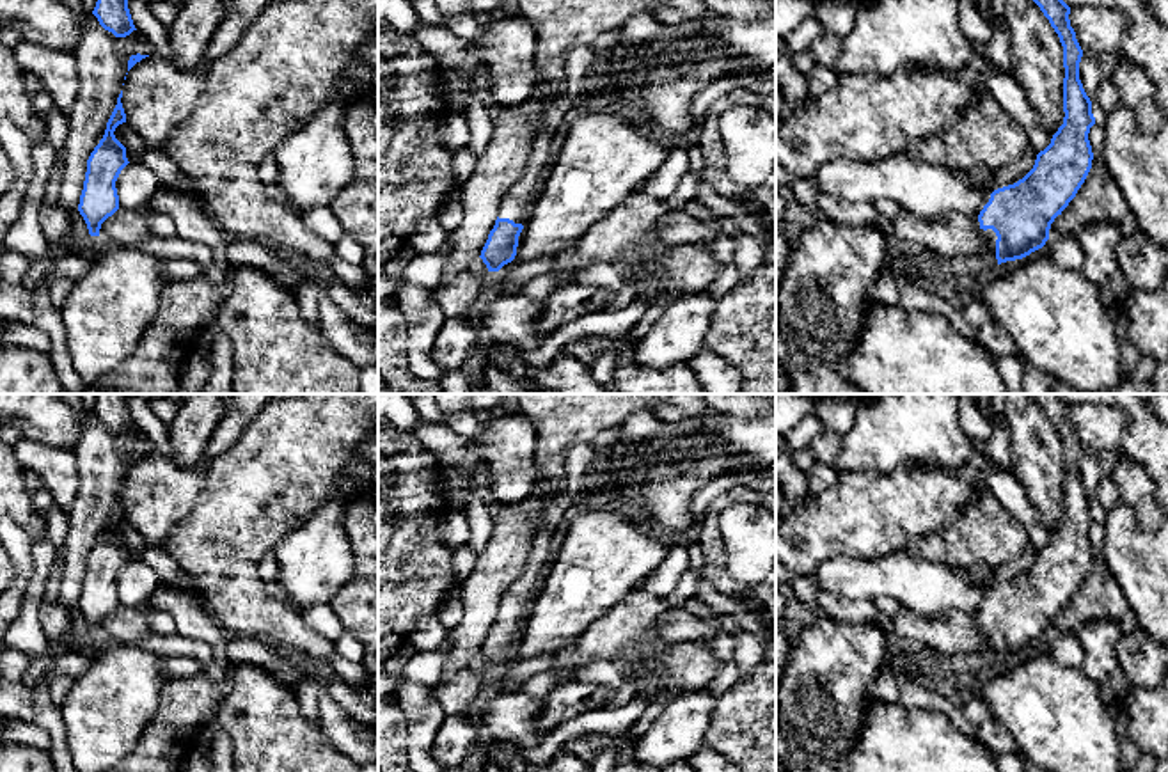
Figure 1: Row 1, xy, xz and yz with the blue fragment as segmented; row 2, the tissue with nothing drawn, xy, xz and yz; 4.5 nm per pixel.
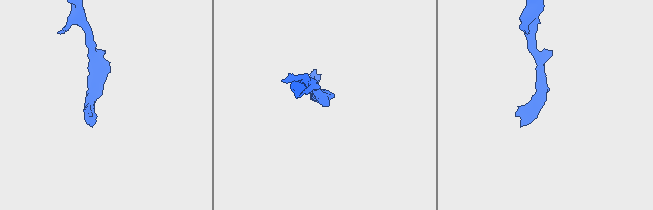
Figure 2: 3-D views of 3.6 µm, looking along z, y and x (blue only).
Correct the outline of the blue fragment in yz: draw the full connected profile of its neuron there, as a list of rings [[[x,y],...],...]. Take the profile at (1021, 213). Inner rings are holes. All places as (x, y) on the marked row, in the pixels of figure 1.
[[[1033,0],[1063,46],[1063,124],[1051,144],[1037,154],[1033,169],[1017,183],[998,188],[978,215],[987,248],[964,270],[989,270],[1042,248],[1051,224],[1076,197],[1092,169],[1092,101],[1079,80],[1083,50],[1070,27],[1063,0]]]

